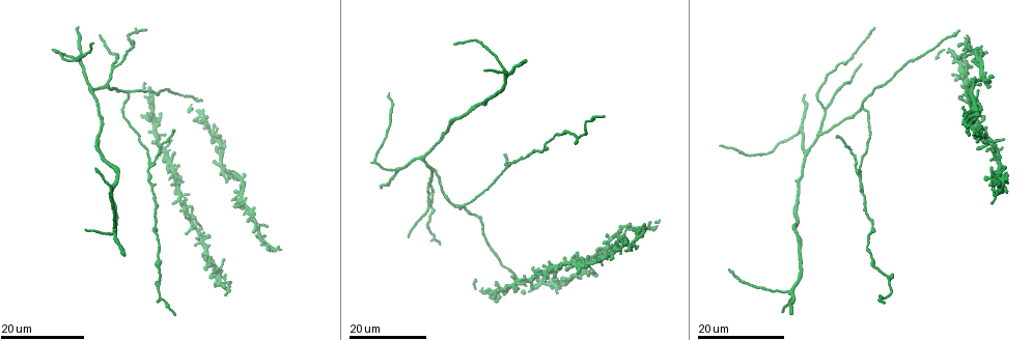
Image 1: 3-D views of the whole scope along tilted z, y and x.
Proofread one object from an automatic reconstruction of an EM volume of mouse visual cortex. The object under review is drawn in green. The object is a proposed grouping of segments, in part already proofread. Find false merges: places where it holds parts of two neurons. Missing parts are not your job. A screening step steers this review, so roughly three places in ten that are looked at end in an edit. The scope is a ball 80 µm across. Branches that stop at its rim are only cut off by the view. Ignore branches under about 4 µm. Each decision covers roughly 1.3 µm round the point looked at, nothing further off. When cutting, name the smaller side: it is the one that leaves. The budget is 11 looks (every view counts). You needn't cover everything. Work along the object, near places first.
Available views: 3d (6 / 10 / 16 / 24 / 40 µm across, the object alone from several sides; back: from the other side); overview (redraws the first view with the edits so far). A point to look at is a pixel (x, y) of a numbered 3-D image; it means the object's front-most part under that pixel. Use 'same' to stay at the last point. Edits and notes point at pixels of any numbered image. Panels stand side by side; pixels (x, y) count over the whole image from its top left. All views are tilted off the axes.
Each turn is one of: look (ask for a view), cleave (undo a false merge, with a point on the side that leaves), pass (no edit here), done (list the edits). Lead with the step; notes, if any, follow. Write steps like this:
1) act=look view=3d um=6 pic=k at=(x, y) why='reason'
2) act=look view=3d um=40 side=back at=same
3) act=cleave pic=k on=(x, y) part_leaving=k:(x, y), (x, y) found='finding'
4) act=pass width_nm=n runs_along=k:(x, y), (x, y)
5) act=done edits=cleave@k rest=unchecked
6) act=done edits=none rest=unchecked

act=look view=3d um=24 pic=1 at=(788, 292)

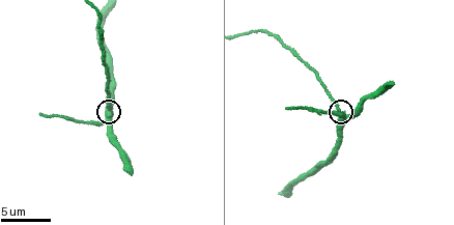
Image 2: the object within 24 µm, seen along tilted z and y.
act=look view=3d um=6 pic=2 at=(109, 108)

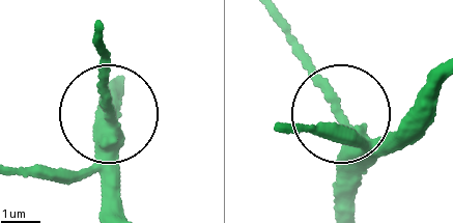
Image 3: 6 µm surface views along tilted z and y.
act=pass found='continuous, no second neuron'

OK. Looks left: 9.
act=look view=3d um=16 pic=1 at=(105, 84)

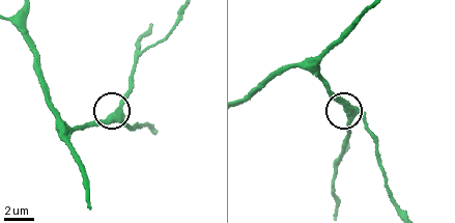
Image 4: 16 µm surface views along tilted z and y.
act=look view=3d um=6 pic=4 at=(117, 109)

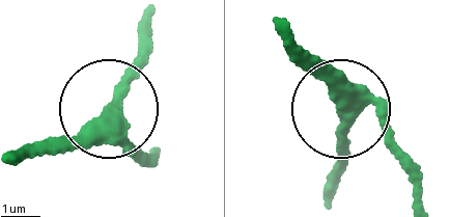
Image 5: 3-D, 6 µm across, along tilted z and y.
act=pass runs_along=5:(153, 151), (133, 146), (110, 109), (148, 53) found='one neuron here'

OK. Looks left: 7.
act=look view=3d um=24 pic=1 at=(151, 167) why='side arm on a straight run'

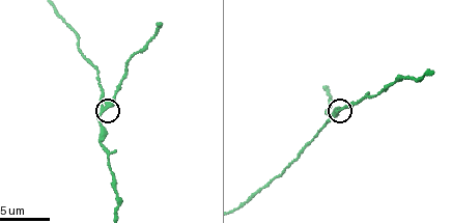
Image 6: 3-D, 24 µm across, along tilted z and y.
act=look view=3d um=10 pic=6 at=(104, 107)

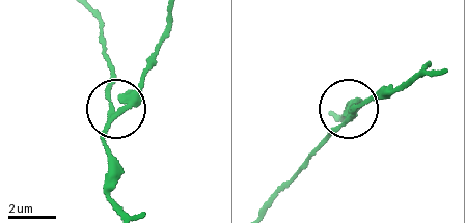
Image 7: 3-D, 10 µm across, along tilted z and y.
act=cleave pic=7 on=(129, 100) side_arm_um=11 part_leaving=7:(109, 127), (125, 96), (149, 72), (168, 12) found='two neurons meet here'

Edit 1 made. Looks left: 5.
act=look view=overview

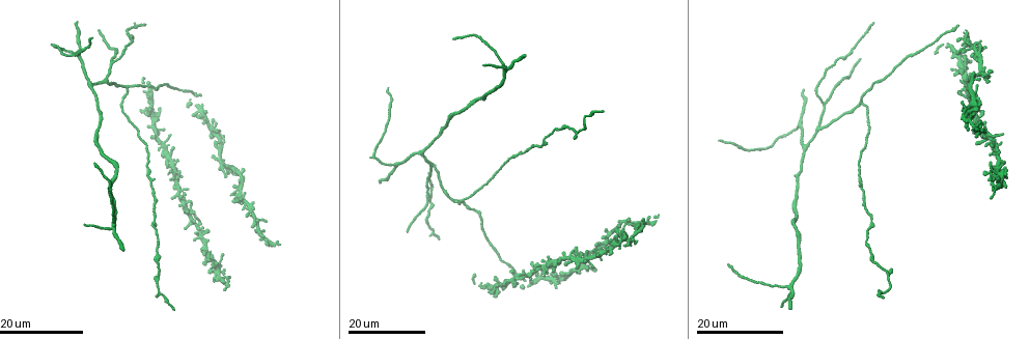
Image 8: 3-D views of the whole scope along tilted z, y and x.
act=look view=3d um=24 pic=8 at=(125, 88) why='branch point'

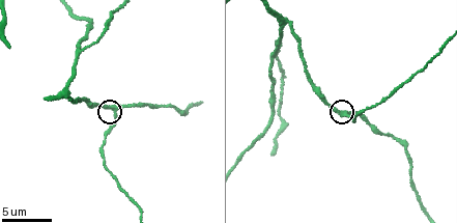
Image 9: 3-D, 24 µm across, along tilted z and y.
act=look view=3d um=10 pic=9 at=(343, 115)

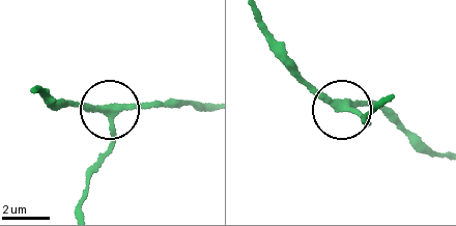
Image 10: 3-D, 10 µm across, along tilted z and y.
act=pass width_nm=270 found='one neuron here'

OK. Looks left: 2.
act=look view=3d um=24 pic=8 at=(88, 82) why='arms part here'

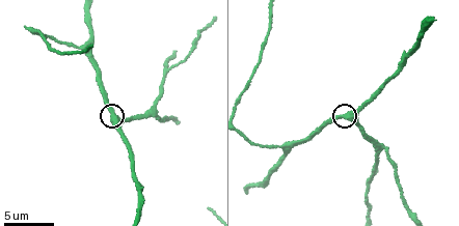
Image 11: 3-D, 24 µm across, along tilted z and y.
act=look view=3d um=6 pic=11 at=(351, 114) why='closer look'

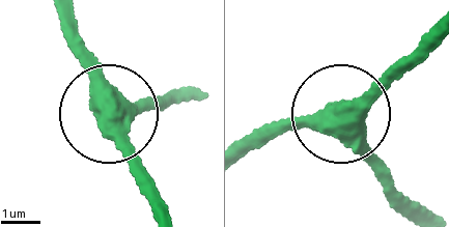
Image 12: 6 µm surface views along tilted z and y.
act=pass width_nm=470 found='continuous, no second neuron'

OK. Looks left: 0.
act=done edits=cleave@7 rest=unchecked

